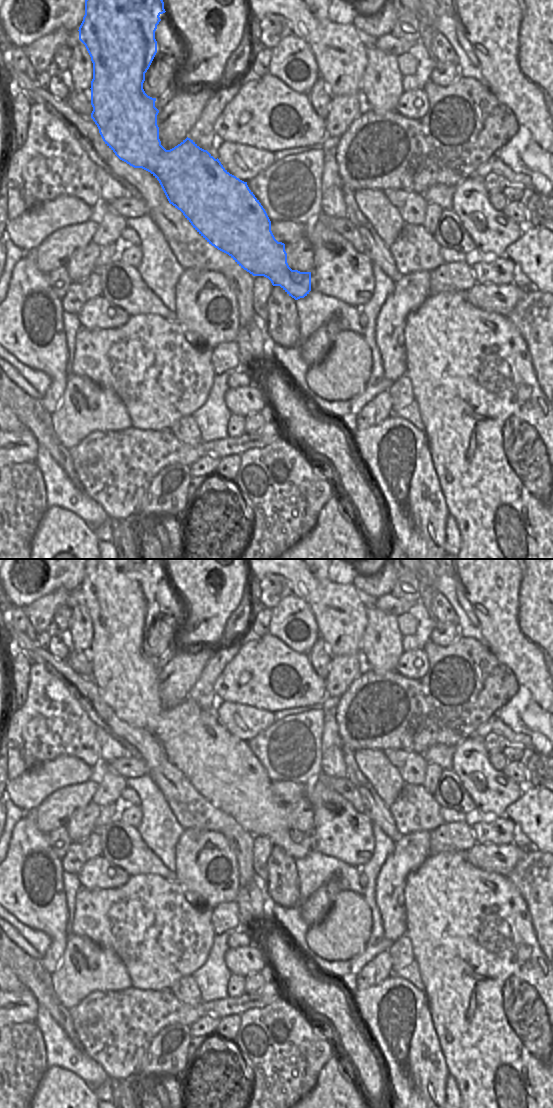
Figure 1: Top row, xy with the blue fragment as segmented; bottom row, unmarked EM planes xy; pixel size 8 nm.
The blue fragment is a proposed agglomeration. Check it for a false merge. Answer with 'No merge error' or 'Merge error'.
No merge error

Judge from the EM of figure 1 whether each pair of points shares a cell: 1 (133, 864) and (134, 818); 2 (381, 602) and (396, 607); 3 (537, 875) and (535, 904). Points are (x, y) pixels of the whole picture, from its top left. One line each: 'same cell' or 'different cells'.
1: different cells
2: same cell
3: same cell

